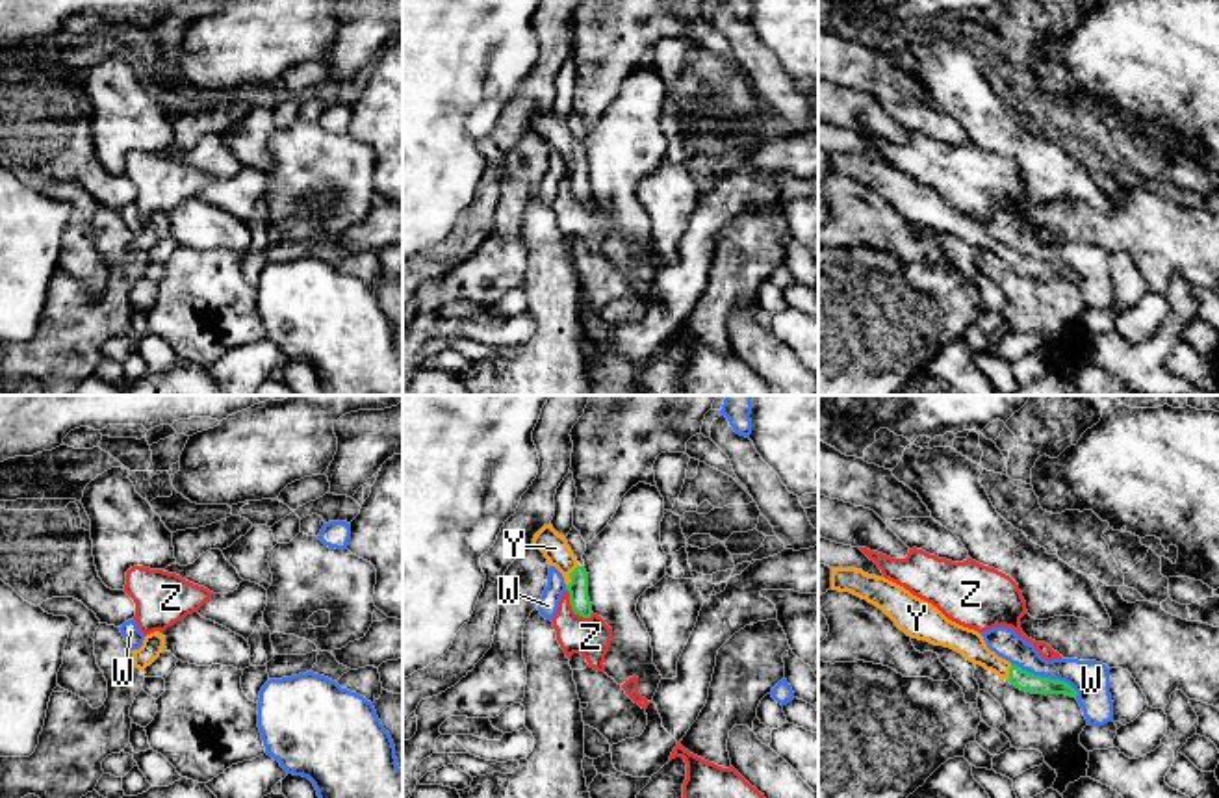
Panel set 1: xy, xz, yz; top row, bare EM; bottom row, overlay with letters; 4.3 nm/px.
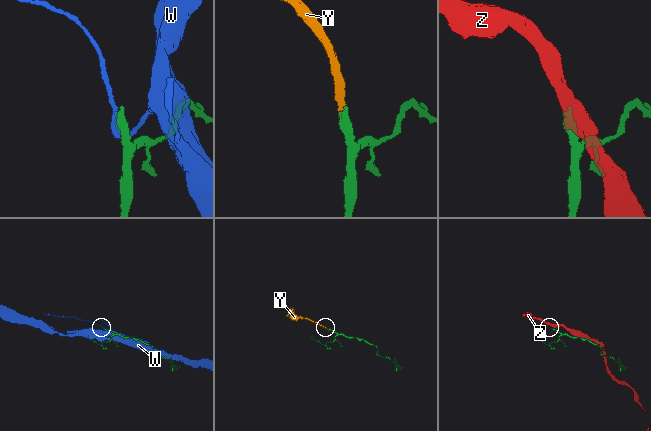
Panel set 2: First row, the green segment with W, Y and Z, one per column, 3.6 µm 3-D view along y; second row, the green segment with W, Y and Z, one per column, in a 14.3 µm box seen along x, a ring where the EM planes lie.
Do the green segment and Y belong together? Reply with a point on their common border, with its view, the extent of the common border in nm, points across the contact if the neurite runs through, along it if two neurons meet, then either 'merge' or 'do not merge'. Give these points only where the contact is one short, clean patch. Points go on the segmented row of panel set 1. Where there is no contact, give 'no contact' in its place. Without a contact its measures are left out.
contact xz (570, 576); length 120 nm; way xz (577, 589), (570, 576), (555, 548); merge

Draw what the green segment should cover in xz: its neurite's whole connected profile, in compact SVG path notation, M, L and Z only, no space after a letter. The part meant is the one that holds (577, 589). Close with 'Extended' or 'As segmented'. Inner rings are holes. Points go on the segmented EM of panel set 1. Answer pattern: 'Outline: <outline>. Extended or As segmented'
Outline: M549 523L534 534L533 546L544 553L549 566L555 566L562 573L573 612L590 618L588 573L577 562L566 536L558 534Z. Extended

